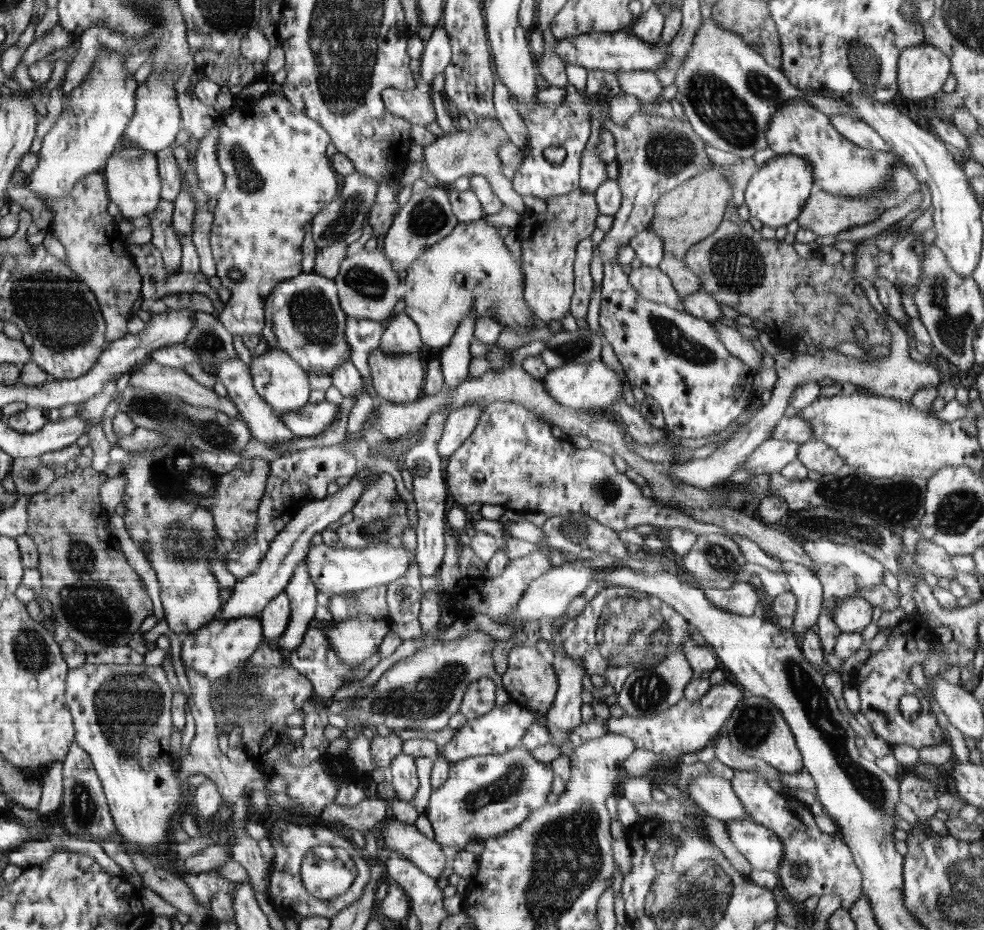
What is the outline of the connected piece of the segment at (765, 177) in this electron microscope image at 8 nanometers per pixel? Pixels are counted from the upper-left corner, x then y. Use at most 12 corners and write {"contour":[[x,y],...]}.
{"contour":[[778,155],[750,178],[750,217],[772,229],[797,220],[812,163]]}

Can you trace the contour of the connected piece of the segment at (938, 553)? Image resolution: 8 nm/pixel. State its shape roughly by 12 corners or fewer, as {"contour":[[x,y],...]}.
{"contour":[[926,539],[917,542],[913,557],[924,571],[954,578],[945,548]]}

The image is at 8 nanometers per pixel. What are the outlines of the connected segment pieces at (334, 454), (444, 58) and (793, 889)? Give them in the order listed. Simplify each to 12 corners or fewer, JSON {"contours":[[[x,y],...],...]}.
{"contours":[[[340,445],[270,462],[256,530],[227,568],[250,576],[306,503],[361,464]],[[441,26],[426,42],[422,88],[451,64],[451,37]],[[754,771],[730,782],[751,820],[782,839],[776,873],[797,902],[837,894],[862,875],[844,839]]]}

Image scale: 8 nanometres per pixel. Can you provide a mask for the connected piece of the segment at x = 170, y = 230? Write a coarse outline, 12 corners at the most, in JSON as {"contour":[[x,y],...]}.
{"contour":[[161,201],[150,226],[151,243],[175,277],[182,247],[175,235],[174,202]]}

